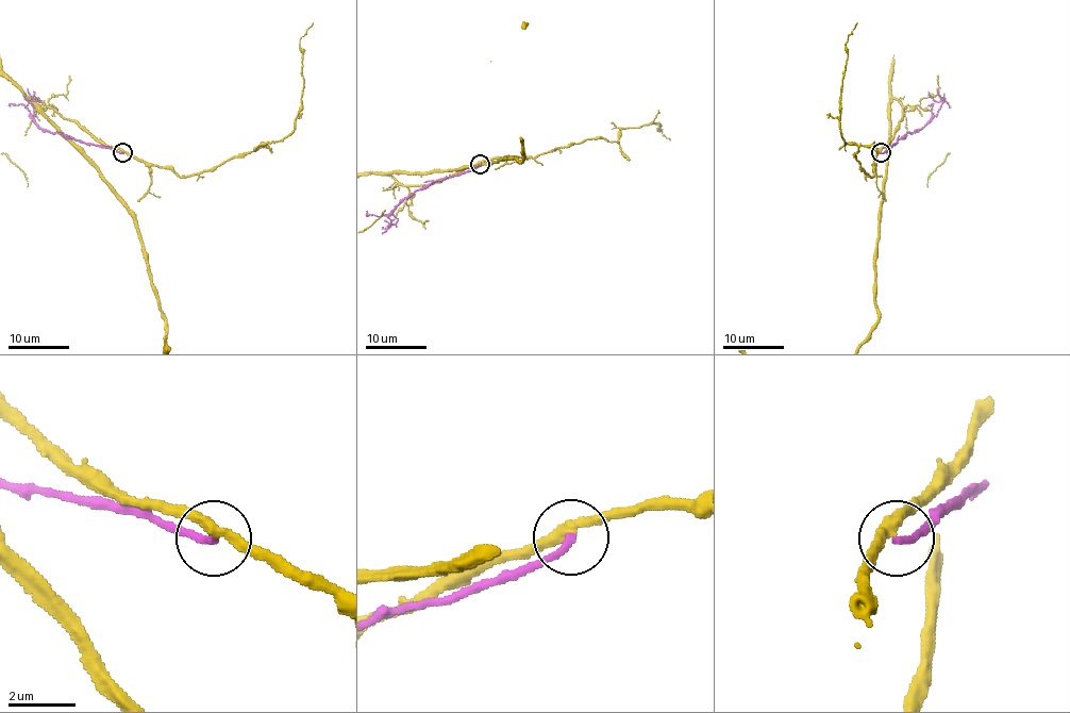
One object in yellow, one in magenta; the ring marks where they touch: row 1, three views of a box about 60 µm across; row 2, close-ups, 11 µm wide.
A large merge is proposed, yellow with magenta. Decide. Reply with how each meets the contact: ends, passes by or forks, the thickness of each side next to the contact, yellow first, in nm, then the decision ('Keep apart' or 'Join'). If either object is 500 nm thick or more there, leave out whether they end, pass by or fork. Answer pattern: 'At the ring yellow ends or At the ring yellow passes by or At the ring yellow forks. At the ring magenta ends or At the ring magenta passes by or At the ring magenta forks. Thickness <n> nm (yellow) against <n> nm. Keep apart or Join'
At the ring yellow passes by. At the ring magenta ends. Thickness 320 nm (yellow) against 240 nm. Keep apart

